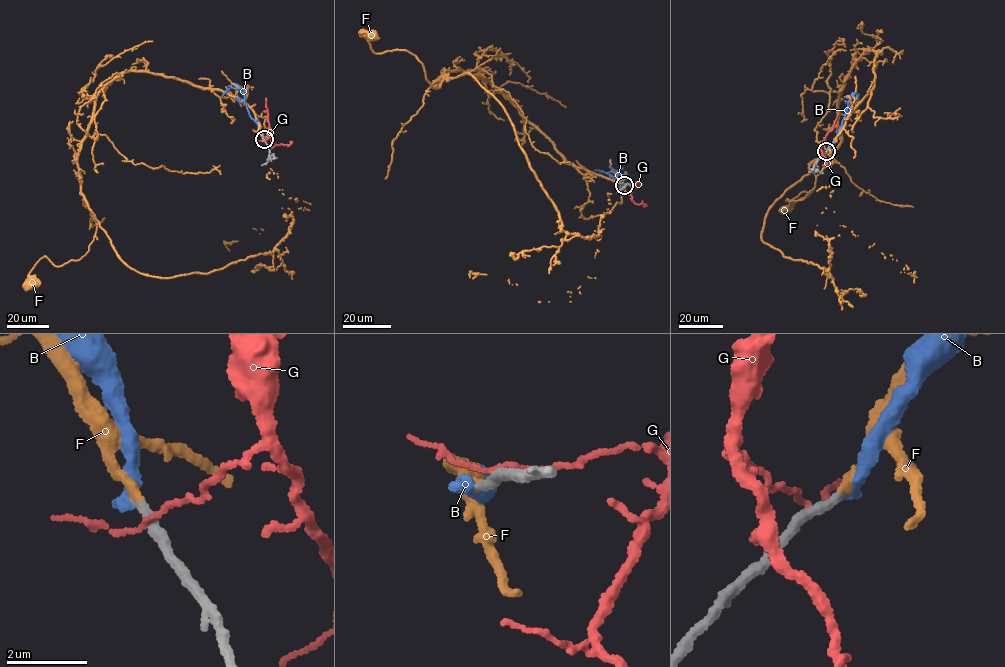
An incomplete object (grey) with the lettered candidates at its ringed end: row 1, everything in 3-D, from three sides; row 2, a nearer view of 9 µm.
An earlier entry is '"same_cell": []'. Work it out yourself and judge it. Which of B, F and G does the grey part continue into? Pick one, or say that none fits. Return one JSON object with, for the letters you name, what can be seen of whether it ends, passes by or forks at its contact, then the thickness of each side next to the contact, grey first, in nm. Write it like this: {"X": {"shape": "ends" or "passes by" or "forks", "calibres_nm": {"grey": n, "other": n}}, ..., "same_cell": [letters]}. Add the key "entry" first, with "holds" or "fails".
{"entry": "fails", "F": {"shape": "ends", "calibres_nm": {"grey": 260, "other": 220}}, "same_cell": ["F"]}

